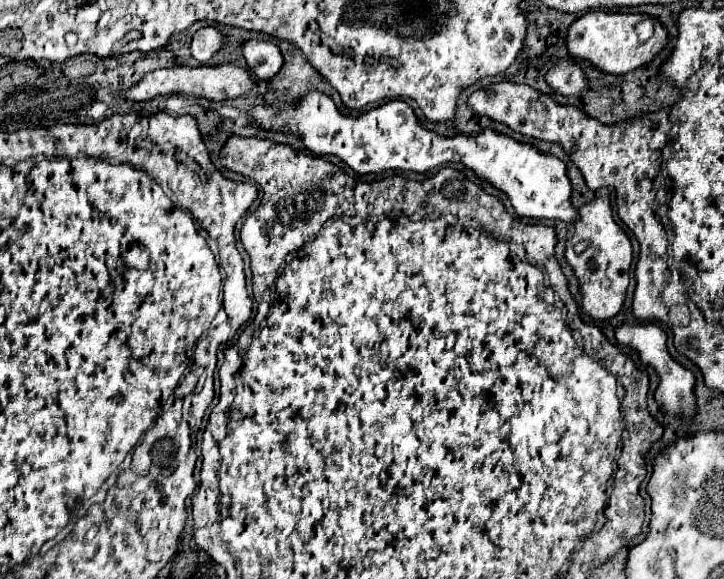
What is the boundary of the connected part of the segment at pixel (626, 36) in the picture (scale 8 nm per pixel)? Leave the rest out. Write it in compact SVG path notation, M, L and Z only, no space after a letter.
M590 10L582 18L578 18L572 28L568 30L568 50L578 60L588 60L596 68L608 72L608 74L626 74L634 68L640 68L658 56L666 44L668 44L668 32L658 22L656 32L650 40L640 42L636 34L638 22L644 20L644 14L632 14L632 12L602 12L602 10Z

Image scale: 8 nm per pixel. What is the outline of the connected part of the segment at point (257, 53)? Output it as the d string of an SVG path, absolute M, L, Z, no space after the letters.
M248 40L246 42L246 62L258 78L270 80L282 66L282 52L278 44L274 42Z

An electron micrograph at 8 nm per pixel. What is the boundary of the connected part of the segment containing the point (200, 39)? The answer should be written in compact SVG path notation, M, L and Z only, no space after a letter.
M202 28L192 38L192 56L196 60L210 60L222 46L222 34L218 28Z

